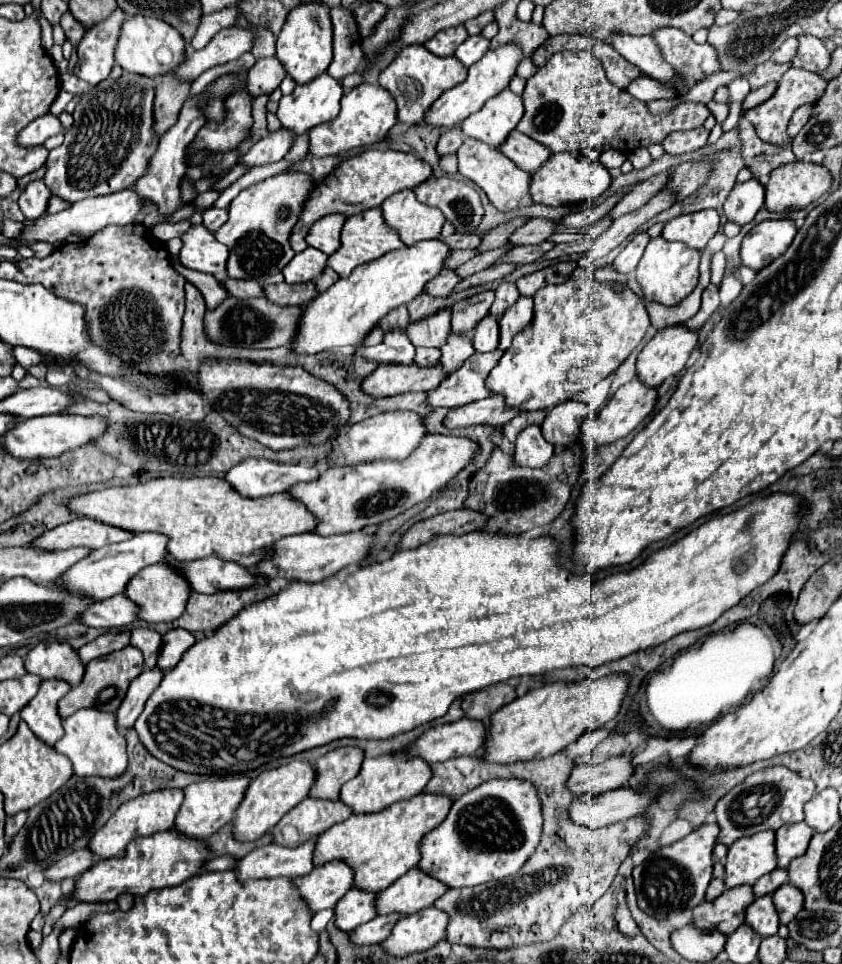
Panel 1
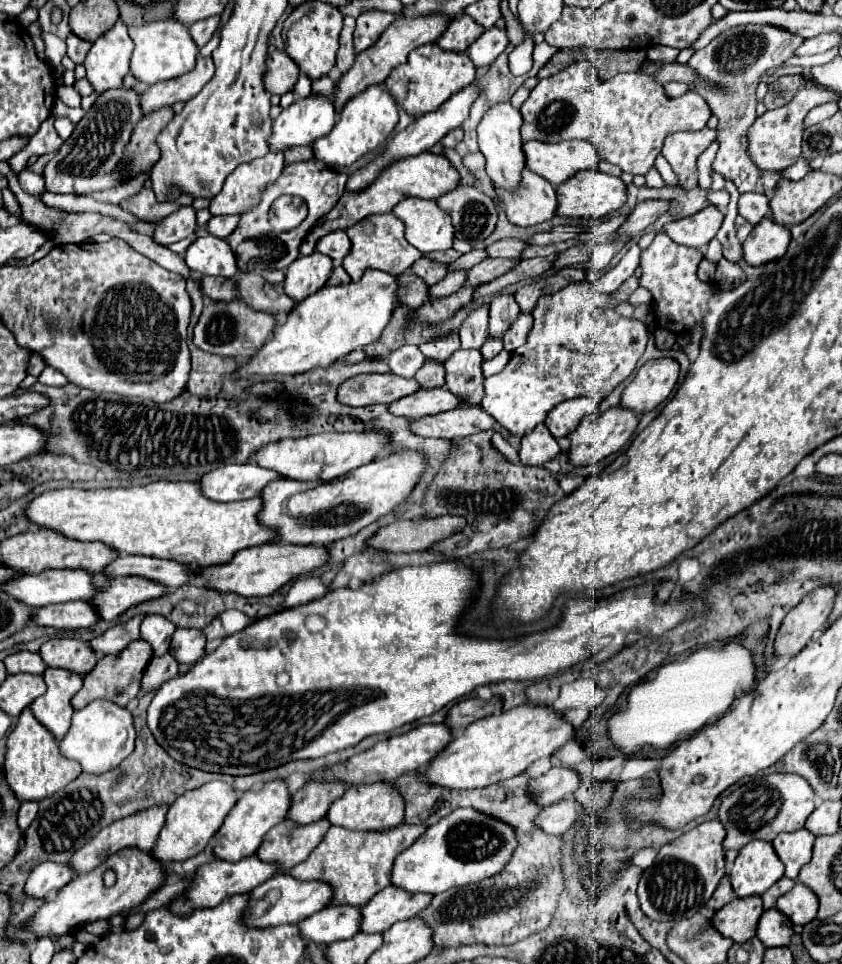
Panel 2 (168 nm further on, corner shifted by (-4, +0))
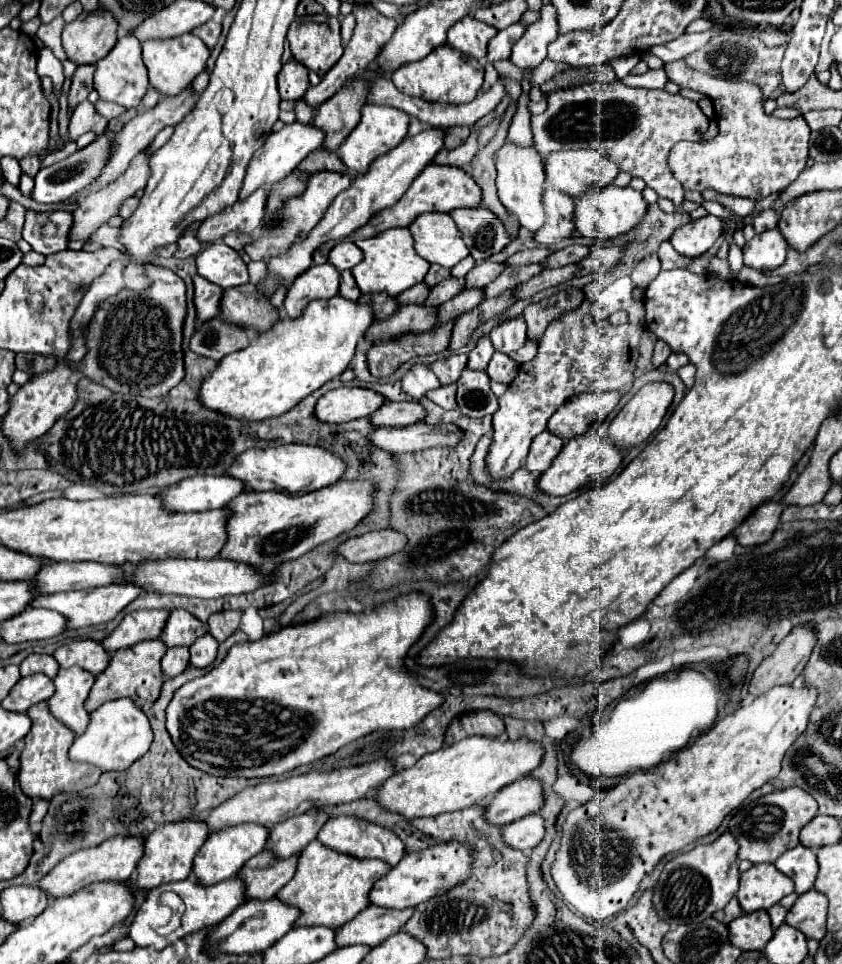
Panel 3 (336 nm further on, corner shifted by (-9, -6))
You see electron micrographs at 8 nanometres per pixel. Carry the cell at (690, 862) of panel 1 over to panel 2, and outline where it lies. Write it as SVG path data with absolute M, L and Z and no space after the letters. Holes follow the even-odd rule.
M712 820L684 832L674 842L662 846L654 864L642 874L638 884L638 900L642 912L652 920L678 922L680 918L692 918L692 914L704 908L718 882L726 874L722 848L724 836L724 826L718 820Z

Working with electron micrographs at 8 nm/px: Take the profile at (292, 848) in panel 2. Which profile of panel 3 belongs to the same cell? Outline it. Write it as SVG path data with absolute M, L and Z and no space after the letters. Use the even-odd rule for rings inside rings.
M265 848L261 854L253 856L237 874L247 884L249 898L273 898L295 874L299 854L291 858L277 858L273 850Z

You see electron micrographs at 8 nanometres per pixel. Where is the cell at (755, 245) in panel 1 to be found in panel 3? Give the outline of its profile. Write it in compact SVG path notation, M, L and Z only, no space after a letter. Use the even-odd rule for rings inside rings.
M769 230L757 234L743 246L743 260L745 266L755 268L759 272L771 272L785 262L787 256L787 242L779 230Z

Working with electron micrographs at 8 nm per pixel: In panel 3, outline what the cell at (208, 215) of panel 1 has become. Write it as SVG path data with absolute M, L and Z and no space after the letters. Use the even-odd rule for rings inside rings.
M229 232L229 236L225 236L223 242L225 242L227 246L231 246L233 250L243 250L243 246L251 242L251 234L243 234L243 232Z

